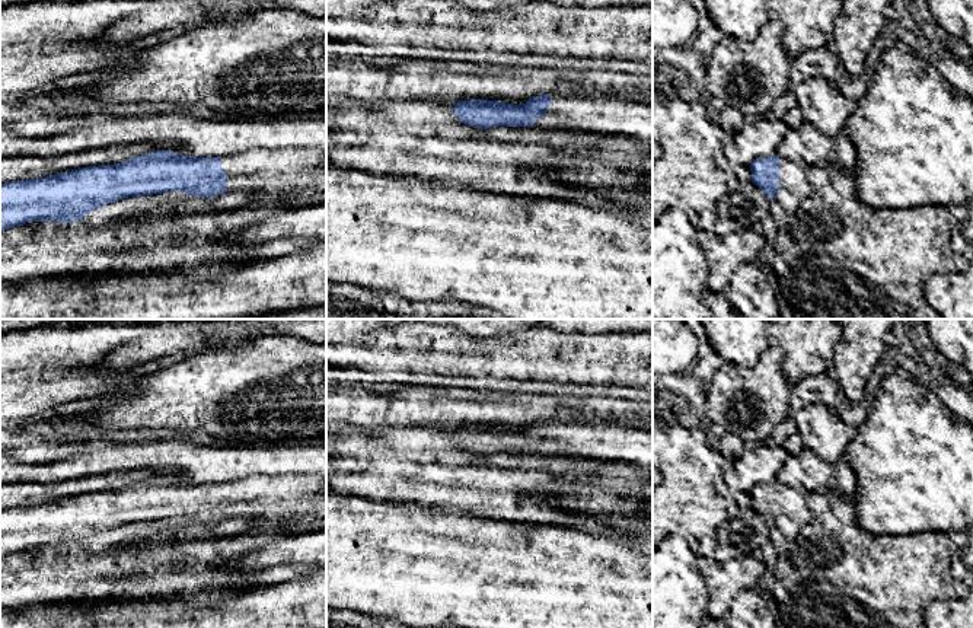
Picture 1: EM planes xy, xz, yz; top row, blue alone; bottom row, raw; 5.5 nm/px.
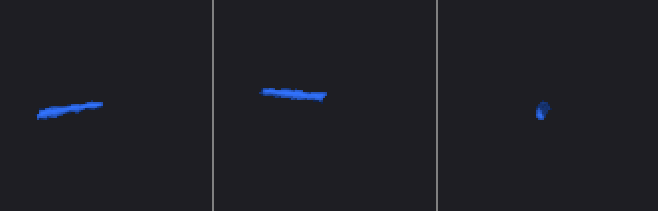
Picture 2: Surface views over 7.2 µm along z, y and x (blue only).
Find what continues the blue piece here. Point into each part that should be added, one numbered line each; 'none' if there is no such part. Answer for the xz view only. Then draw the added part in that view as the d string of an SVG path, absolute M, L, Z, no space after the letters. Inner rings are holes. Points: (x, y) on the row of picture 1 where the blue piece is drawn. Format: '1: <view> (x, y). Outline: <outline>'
1: xz (609, 115). Outline: M551 95L551 105L535 128L623 136L653 150L653 106L618 96Z

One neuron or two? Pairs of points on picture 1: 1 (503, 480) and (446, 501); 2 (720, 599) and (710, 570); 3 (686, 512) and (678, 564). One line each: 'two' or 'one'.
1: one
2: one
3: two

